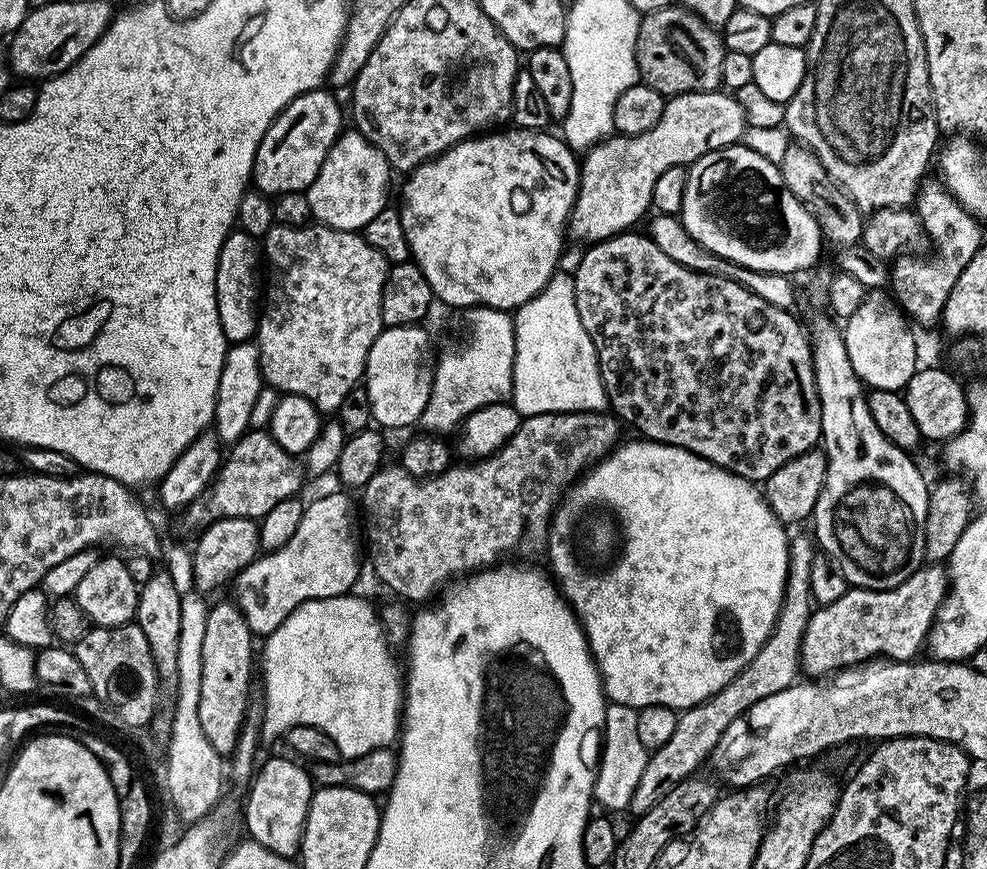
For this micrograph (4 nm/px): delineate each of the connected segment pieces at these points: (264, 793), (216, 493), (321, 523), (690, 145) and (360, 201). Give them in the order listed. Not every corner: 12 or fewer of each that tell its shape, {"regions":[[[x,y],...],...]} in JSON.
{"regions":[[[284,756],[260,764],[246,792],[247,835],[298,846],[314,783]],[[265,429],[229,449],[210,489],[183,509],[198,532],[259,520],[306,473]],[[347,491],[309,503],[294,538],[236,576],[267,638],[307,600],[351,593],[362,548]],[[724,90],[665,99],[646,134],[583,153],[567,231],[609,240],[654,182],[743,137]],[[341,131],[306,190],[312,220],[360,232],[389,207],[388,160]]]}

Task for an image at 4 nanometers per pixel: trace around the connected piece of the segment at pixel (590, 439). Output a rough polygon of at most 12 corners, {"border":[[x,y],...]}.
{"border":[[598,412],[521,419],[491,456],[359,493],[405,601],[545,539],[621,443]]}

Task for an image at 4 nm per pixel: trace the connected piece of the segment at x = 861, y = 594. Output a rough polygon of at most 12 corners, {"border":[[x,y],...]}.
{"border":[[922,566],[896,588],[849,587],[817,607],[809,677],[915,661],[948,591]]}

